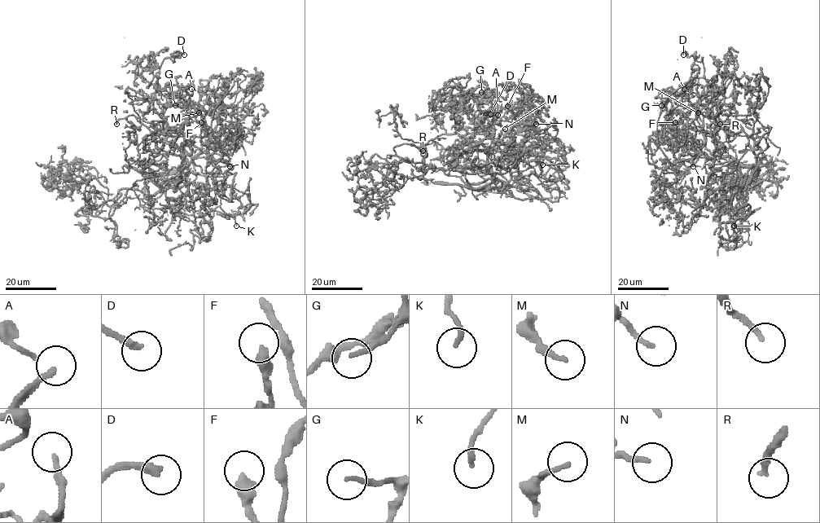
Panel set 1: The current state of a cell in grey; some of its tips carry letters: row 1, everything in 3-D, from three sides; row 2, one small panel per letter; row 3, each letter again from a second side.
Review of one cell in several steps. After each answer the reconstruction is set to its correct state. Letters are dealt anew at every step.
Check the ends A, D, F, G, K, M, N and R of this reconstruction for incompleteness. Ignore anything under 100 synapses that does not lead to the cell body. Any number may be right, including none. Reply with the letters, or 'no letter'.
A, D, N, R

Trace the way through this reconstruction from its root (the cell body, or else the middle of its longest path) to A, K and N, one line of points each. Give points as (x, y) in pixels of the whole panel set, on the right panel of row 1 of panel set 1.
A: (716, 159), (735, 166), (741, 187), (748, 169), (720, 153), (716, 120), (681, 94), (684, 89)
K: (716, 159), (735, 166), (743, 189), (753, 181), (743, 216), (734, 221), (730, 207), (744, 216), (734, 226)
N: (716, 159), (735, 166), (741, 187), (748, 169), (718, 151), (710, 158), (695, 158), (693, 166)

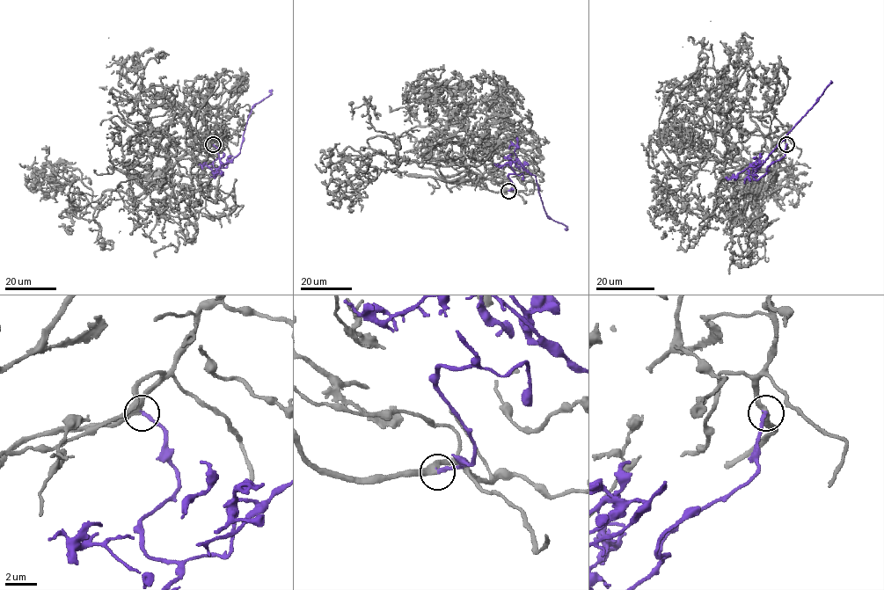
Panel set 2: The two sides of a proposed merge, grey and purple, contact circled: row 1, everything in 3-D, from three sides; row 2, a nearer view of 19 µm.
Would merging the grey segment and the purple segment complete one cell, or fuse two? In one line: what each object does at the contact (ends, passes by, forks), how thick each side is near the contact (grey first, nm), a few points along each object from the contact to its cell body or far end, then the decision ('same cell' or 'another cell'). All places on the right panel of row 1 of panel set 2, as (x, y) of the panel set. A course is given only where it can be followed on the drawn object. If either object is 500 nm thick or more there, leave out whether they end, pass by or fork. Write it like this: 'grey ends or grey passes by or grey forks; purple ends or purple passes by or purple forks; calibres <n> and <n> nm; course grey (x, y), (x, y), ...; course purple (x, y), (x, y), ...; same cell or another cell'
grey passes by; purple ends; calibres 320 and 220 nm; course grey (786, 144), (755, 194), (683, 118), (665, 120), (656, 170), (682, 175), (683, 124); course purple (786, 144), (785, 156), (756, 180), (752, 170), (759, 167), (822, 93), (831, 80); same cell

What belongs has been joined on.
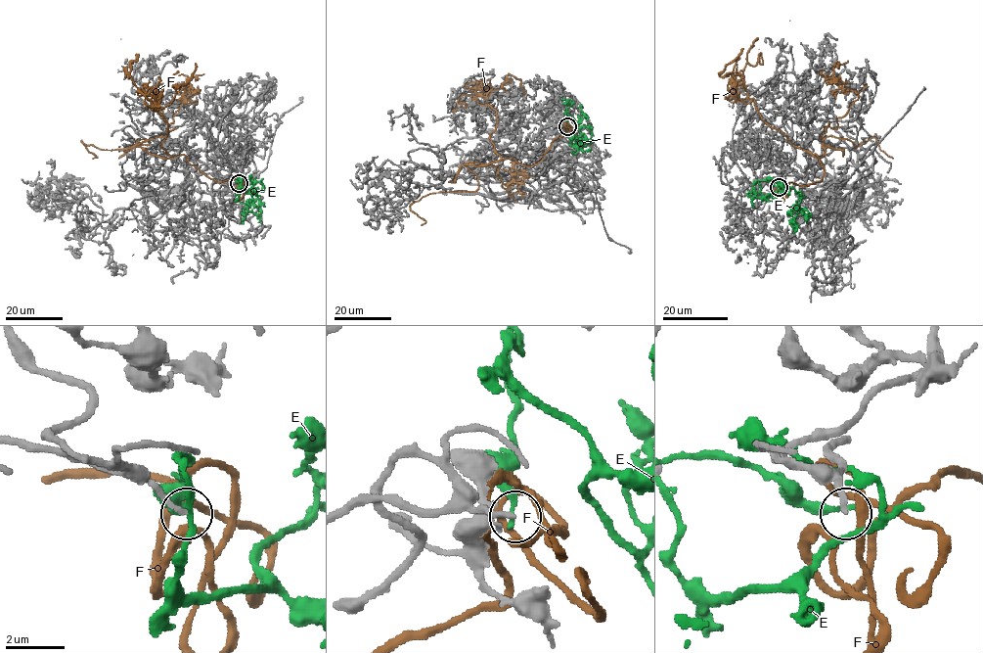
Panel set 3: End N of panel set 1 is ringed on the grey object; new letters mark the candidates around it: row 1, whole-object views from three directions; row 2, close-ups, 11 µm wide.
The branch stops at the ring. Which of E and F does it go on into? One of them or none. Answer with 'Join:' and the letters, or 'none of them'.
Join: none of them

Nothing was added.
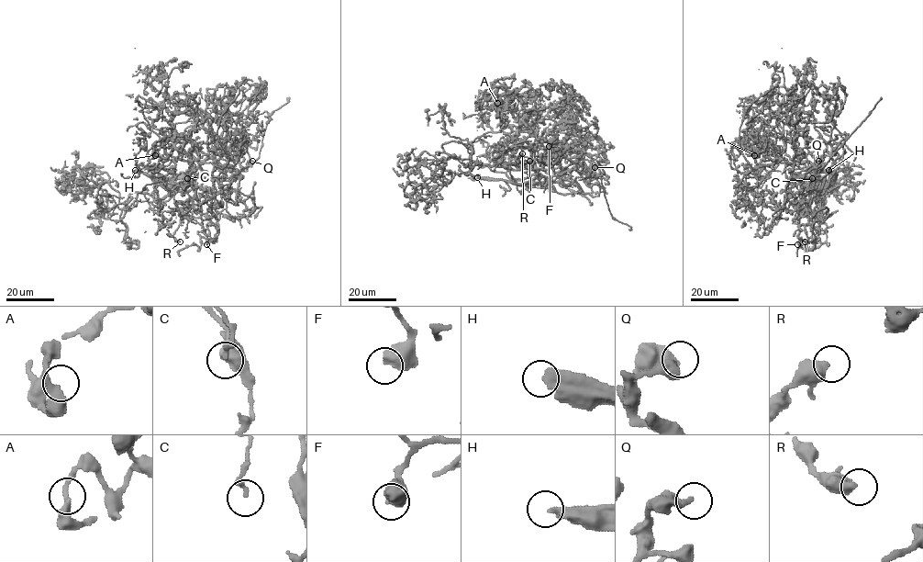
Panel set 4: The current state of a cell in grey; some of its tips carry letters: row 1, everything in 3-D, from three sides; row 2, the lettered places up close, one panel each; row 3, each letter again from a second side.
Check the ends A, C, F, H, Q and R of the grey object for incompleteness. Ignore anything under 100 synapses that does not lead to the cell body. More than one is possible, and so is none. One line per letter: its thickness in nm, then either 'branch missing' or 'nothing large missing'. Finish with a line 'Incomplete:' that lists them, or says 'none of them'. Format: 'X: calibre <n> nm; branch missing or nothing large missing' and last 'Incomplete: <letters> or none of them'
A: calibre 320 nm; nothing large missing
C: calibre 200 nm; nothing large missing
F: calibre 650 nm; nothing large missing
H: calibre 460 nm; branch missing
Q: calibre 360 nm; nothing large missing
R: calibre 500 nm; nothing large missing
Incomplete: H

